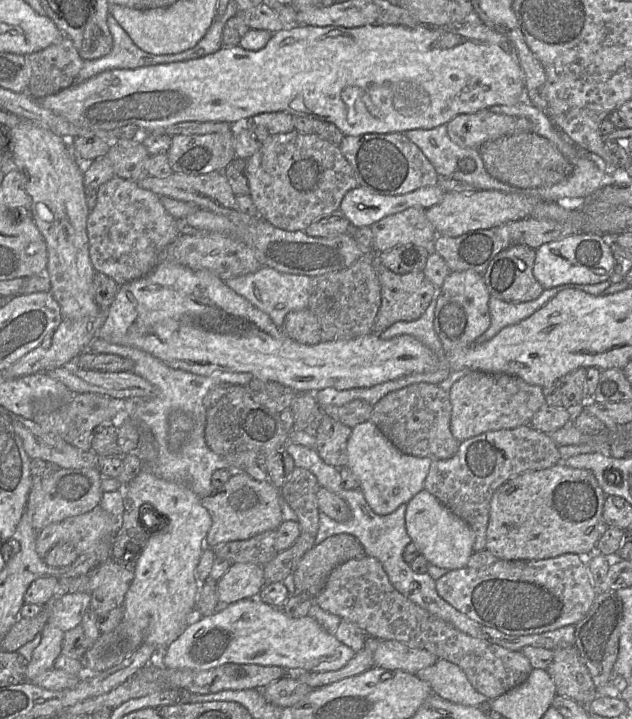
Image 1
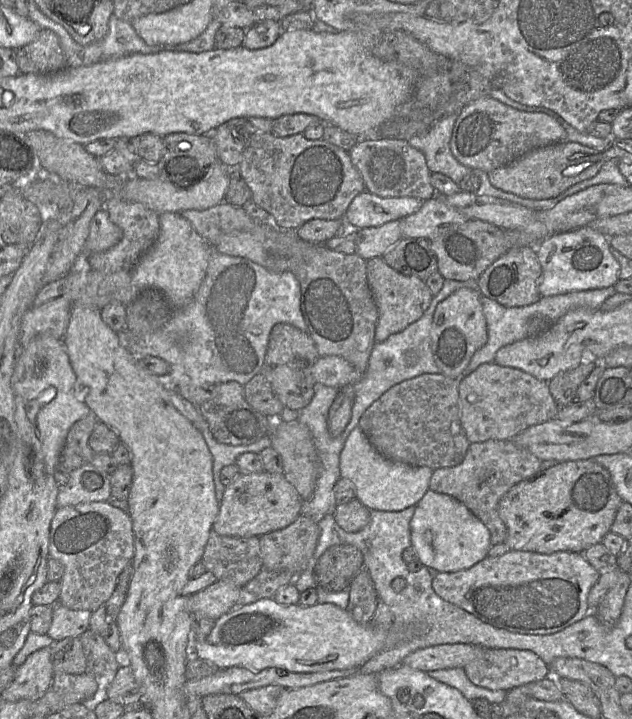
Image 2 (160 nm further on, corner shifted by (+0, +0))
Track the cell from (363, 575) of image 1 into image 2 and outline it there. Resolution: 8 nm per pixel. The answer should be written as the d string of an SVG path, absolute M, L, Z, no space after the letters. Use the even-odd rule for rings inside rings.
M487 648L480 657L468 663L464 671L469 680L477 686L509 691L546 678L550 675L550 666L529 650Z

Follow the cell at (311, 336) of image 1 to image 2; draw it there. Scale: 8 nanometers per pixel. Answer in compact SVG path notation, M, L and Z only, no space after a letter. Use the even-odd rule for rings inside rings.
M278 323L273 327L265 362L260 373L264 375L284 407L300 411L311 402L316 392L312 367L318 357L315 342L308 332L287 323Z

